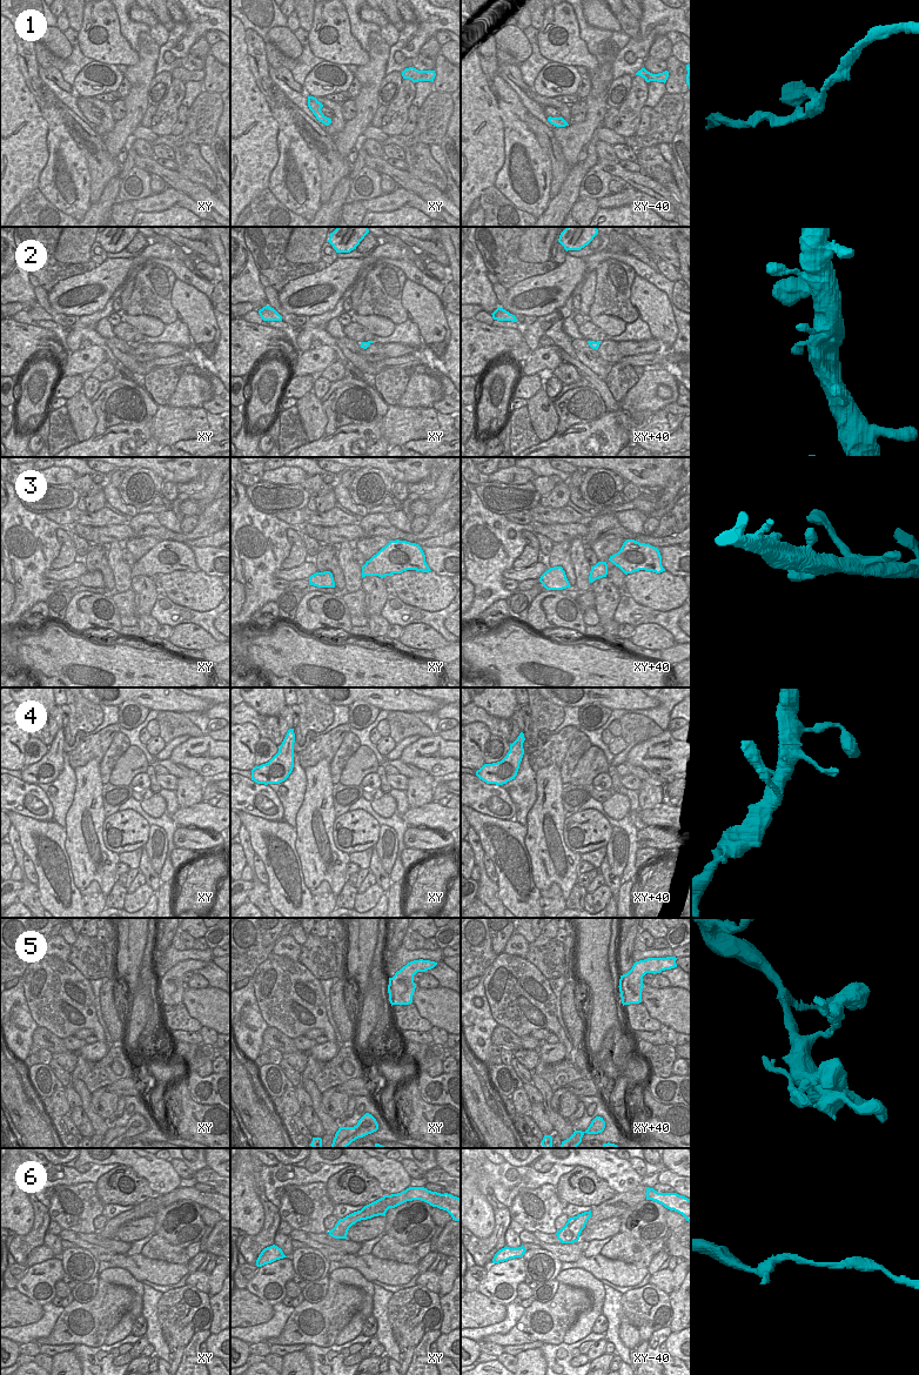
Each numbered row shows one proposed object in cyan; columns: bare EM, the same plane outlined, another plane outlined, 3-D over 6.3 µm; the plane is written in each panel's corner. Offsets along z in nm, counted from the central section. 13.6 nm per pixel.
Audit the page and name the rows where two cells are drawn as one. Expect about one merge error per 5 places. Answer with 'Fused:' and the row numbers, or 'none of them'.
Fused: none of them.

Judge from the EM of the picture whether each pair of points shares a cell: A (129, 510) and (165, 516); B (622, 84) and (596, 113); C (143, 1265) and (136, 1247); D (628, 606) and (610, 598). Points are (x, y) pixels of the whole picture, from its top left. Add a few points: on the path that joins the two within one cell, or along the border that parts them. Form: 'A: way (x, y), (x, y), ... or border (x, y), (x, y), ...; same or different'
A: border (168, 508), (156, 515); different
B: border (605, 100), (608, 107); different
C: border (140, 1253), (125, 1254); different
D: border (622, 591), (612, 618); different

